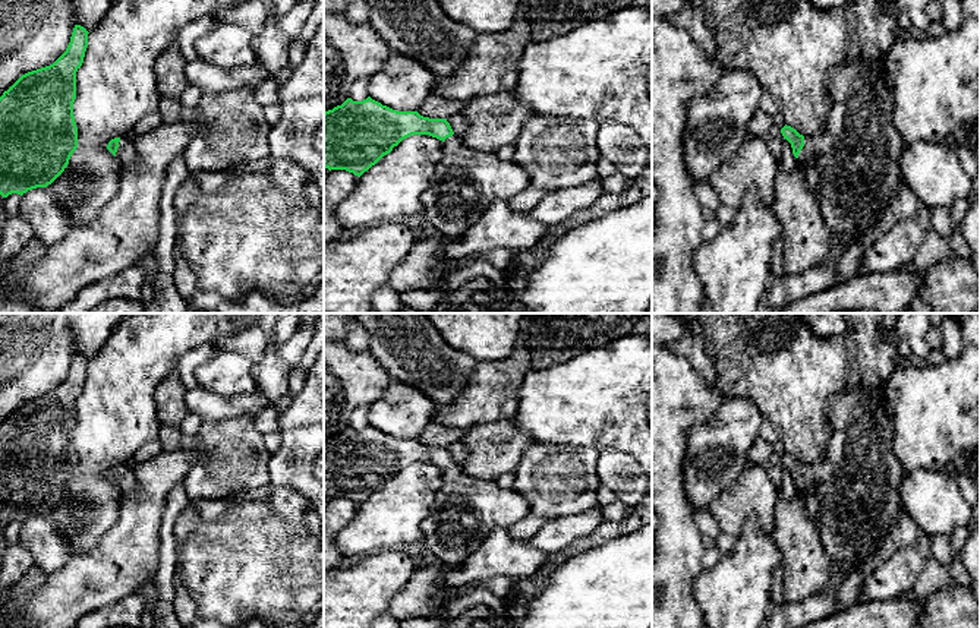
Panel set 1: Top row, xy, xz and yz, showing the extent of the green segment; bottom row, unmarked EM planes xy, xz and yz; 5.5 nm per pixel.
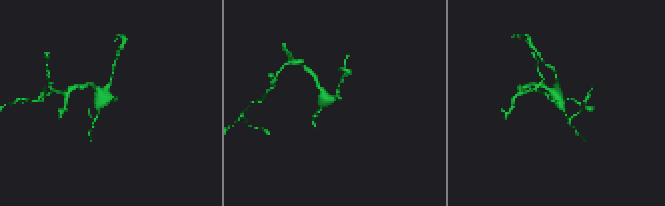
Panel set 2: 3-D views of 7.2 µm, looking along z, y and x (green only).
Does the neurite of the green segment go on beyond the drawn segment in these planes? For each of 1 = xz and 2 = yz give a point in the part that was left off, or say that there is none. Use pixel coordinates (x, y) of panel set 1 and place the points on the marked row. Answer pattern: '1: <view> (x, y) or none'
1: xz (465, 183)
2: yz (857, 154)

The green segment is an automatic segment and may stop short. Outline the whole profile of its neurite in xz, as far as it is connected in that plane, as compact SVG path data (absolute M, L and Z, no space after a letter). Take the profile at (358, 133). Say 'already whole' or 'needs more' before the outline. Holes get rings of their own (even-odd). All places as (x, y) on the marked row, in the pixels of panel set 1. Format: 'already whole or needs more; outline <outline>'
needs more; outline M371 97L363 101L347 98L341 105L324 113L324 167L330 171L346 170L360 177L412 135L429 135L442 142L444 157L437 164L420 201L429 224L445 237L456 239L464 234L495 201L507 201L530 186L527 173L513 161L467 148L454 135L447 119L429 119L417 111L397 111Z

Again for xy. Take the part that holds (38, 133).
already whole; outline M75 25L66 51L53 64L22 75L0 97L3 198L47 187L76 151L76 72L83 63L88 34Z

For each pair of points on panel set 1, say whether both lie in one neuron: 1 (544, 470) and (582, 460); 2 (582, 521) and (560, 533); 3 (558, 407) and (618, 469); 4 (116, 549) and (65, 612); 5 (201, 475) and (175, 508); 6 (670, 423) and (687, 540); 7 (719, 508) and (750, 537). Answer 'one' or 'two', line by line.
1: one
2: one
3: two
4: one
5: two
6: one
7: two

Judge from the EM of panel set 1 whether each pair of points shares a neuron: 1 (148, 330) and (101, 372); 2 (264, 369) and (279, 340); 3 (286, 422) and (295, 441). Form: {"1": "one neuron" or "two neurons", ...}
{"1": "one neuron", "2": "one neuron", "3": "two neurons"}

